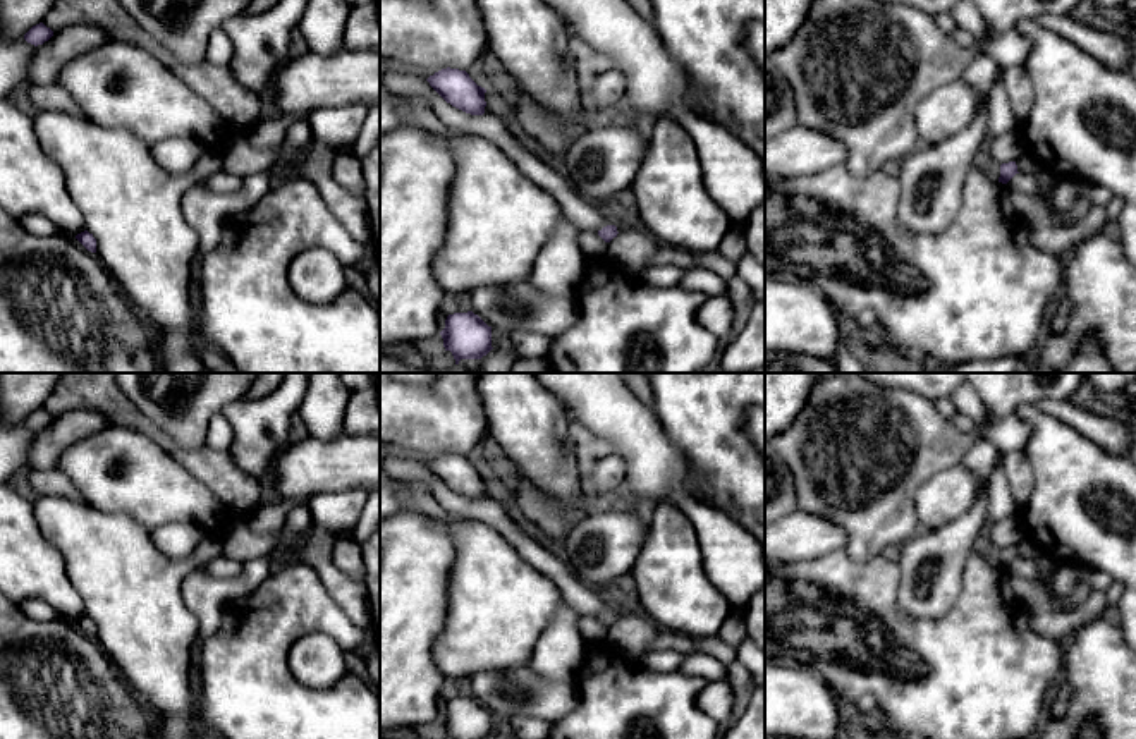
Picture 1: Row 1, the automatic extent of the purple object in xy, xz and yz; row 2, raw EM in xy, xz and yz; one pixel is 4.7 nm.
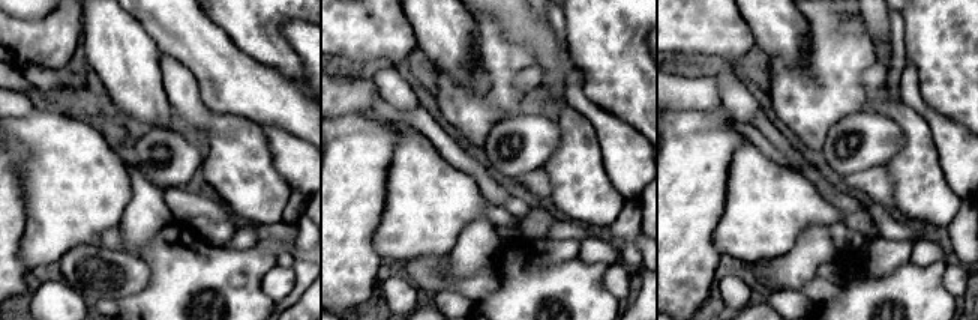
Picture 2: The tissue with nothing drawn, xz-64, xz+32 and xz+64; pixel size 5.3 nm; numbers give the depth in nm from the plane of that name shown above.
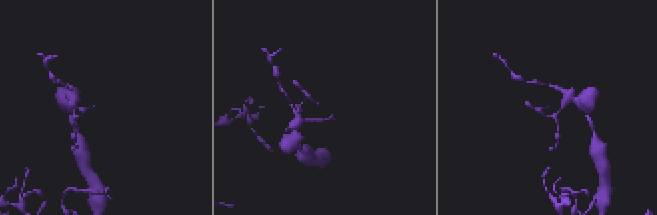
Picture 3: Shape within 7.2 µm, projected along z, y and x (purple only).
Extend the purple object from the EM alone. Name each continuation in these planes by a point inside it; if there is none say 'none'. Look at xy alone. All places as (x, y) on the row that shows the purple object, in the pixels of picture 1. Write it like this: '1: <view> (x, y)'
none

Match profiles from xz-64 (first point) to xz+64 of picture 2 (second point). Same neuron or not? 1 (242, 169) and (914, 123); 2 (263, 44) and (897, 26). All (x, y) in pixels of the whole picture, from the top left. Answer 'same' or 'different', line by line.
1: same
2: different

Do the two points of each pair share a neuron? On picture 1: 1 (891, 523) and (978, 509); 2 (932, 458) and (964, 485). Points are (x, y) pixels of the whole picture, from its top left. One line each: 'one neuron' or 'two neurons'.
1: two neurons
2: two neurons

